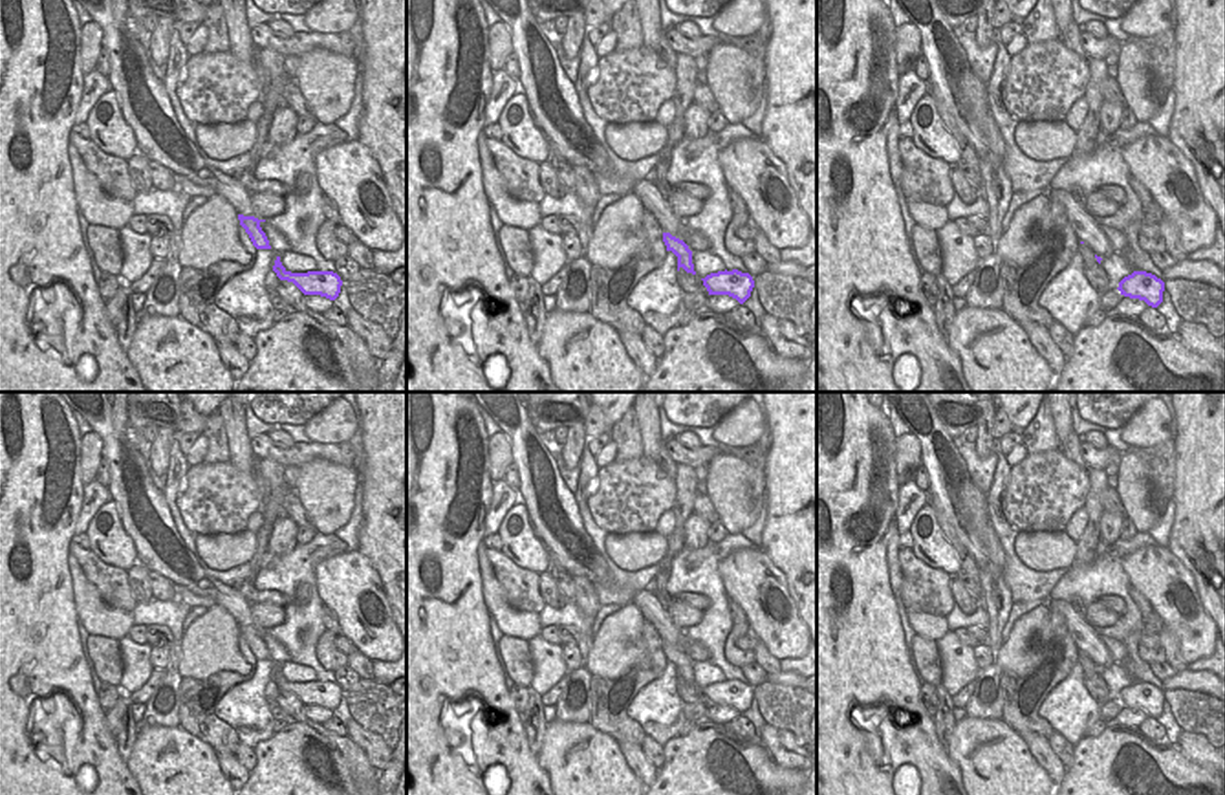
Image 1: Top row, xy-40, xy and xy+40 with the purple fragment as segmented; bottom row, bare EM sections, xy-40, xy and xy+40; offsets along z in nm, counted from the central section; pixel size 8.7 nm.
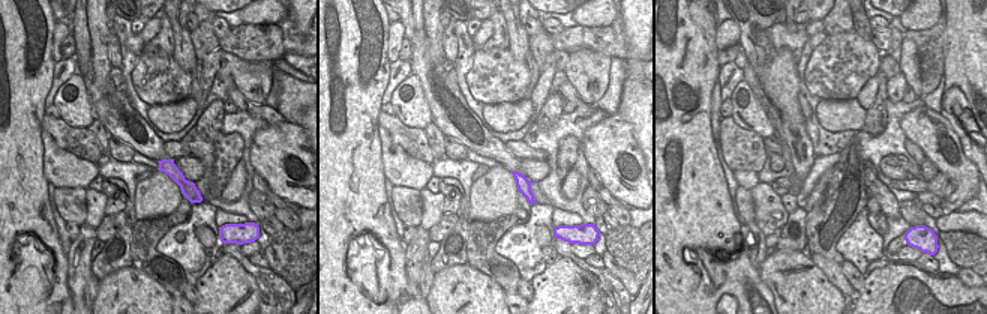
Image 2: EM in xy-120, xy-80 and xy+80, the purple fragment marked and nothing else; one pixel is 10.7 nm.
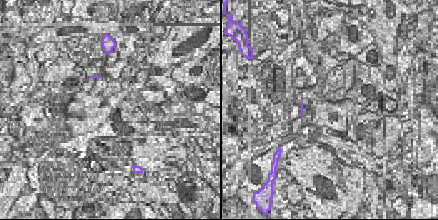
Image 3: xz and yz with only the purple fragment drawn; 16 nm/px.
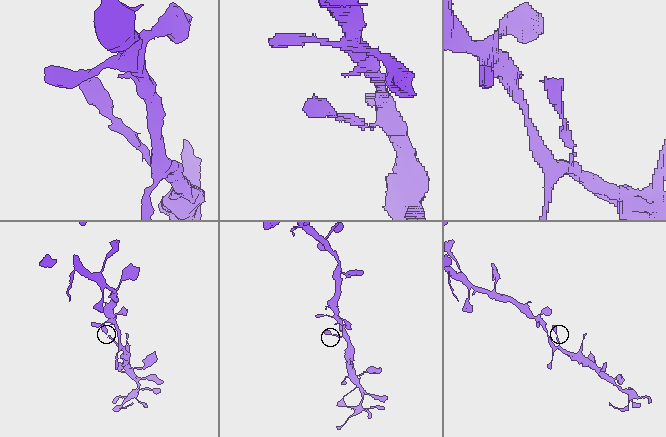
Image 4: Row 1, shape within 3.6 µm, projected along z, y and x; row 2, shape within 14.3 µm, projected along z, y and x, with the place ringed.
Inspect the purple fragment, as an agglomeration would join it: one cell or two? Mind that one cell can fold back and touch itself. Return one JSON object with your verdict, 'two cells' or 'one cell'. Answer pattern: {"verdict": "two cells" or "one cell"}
{"verdict": "one cell"}

